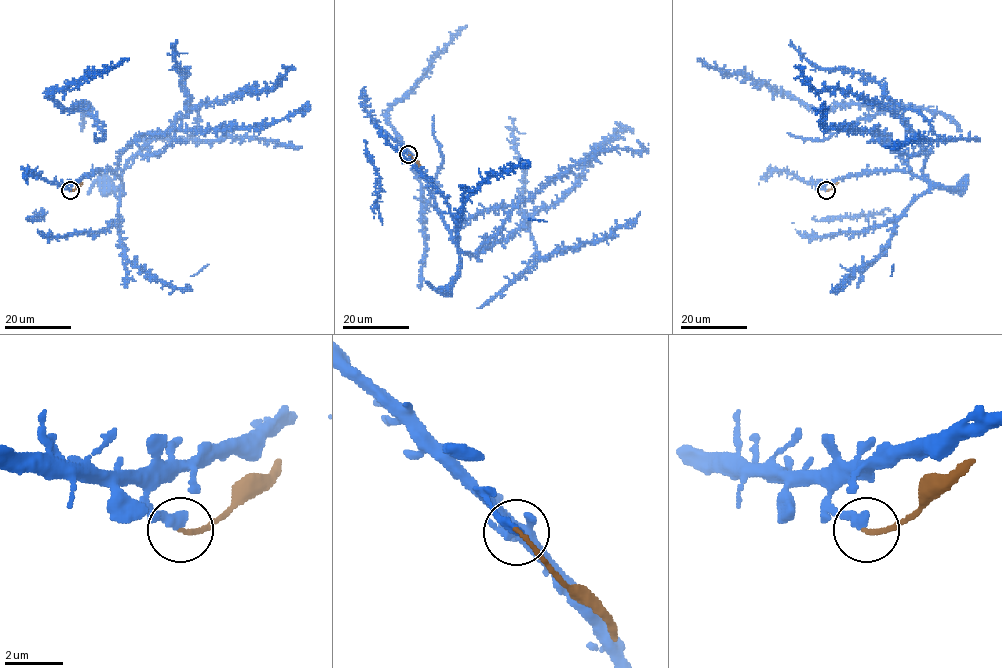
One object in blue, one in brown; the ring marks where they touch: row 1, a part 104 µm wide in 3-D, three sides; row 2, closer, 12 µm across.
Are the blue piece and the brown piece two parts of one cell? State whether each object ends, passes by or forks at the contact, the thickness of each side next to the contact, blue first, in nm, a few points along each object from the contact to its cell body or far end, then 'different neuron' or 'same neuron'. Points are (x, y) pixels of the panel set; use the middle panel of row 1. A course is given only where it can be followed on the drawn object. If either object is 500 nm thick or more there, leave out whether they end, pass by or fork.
blue ends; brown ends; calibres 360 and 140 nm; course blue (408, 153), (453, 242), (470, 253), (524, 223), (536, 249), (529, 268), (604, 240), (640, 212); course brown (408, 153), (420, 166); different neuron

